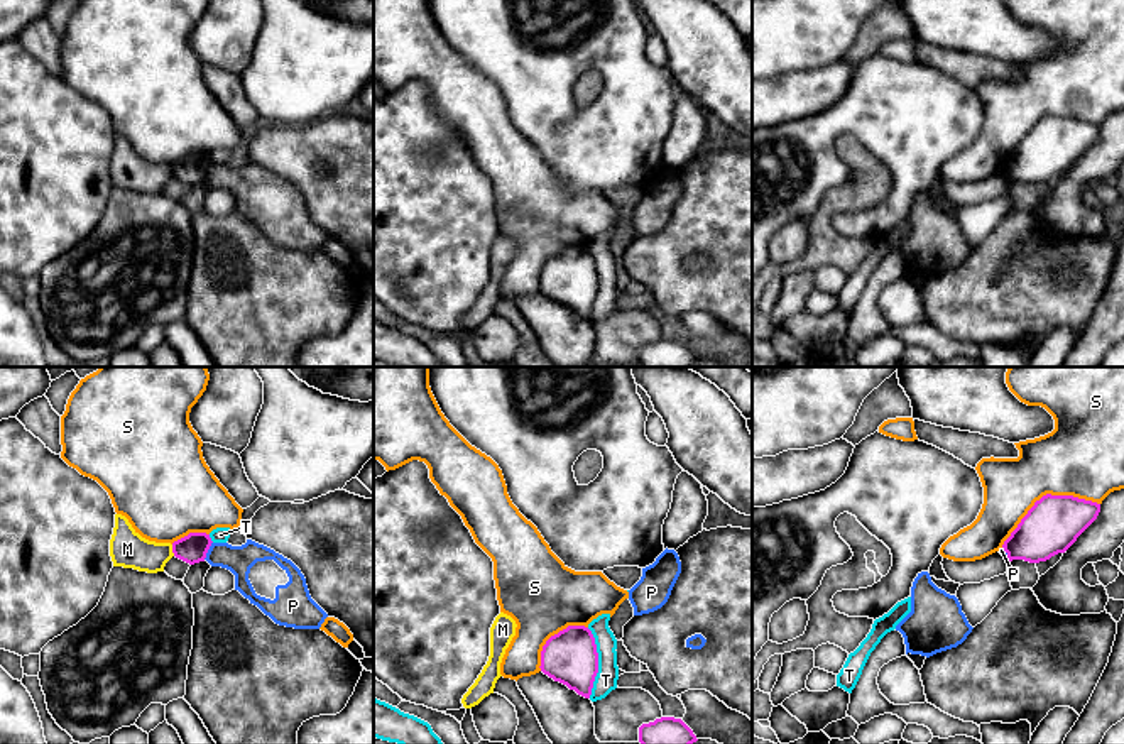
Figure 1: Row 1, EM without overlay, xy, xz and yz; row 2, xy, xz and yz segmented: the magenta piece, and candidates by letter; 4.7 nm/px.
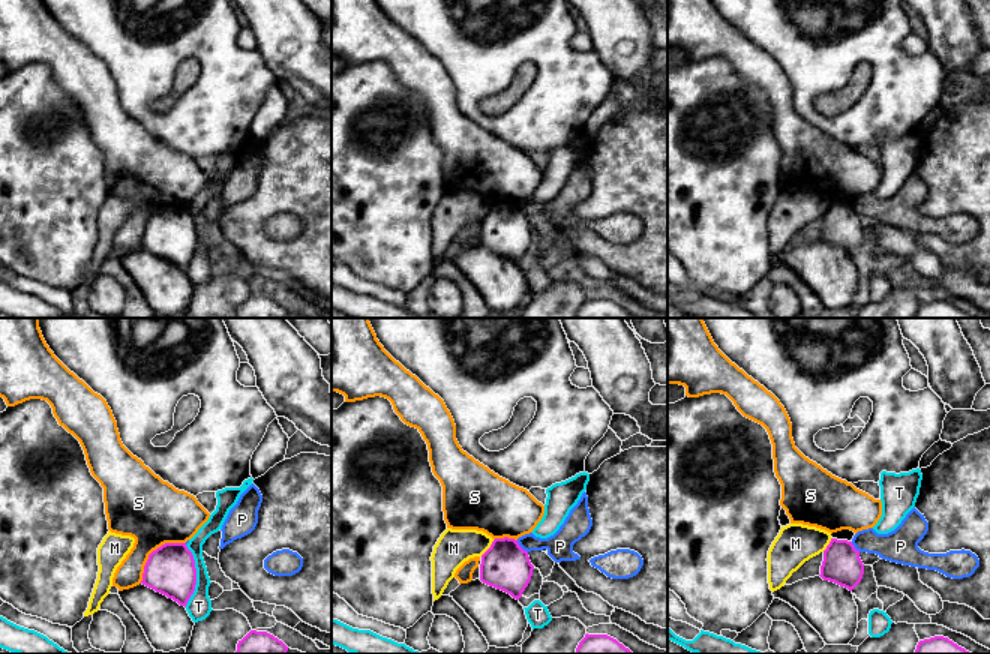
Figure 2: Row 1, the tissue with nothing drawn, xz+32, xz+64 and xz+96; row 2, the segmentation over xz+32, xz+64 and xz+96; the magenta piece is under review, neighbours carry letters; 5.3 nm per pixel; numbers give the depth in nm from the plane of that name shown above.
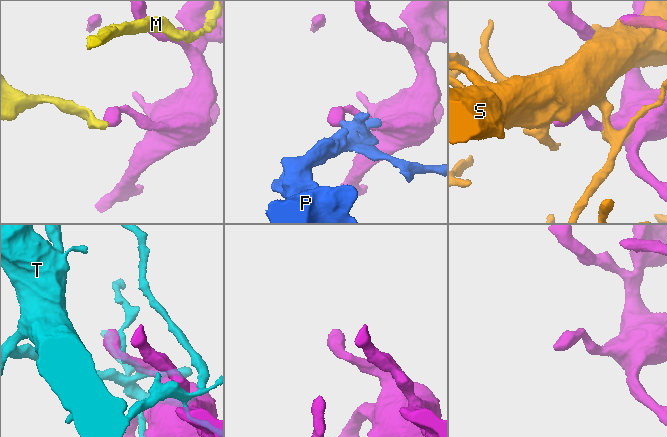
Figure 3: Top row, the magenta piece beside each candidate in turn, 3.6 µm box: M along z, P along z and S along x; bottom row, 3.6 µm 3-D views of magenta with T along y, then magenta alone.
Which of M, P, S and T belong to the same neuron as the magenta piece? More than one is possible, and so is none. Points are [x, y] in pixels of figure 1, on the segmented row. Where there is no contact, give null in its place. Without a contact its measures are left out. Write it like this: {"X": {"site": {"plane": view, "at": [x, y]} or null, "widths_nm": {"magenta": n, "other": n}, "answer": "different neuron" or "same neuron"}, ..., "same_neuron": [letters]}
{"M": {"site": {"plane": "xy", "at": [173, 550]}, "widths_nm": {"magenta": 140, "other": 180}, "answer": "different neuron"}, "P": {"site": {"plane": "xy", "at": [208, 548]}, "widths_nm": {"magenta": 140, "other": 140}, "answer": "different neuron"}, "S": {"site": {"plane": "yz", "at": [1047, 494]}, "widths_nm": {"magenta": 260, "other": 380}, "answer": "different neuron"}, "T": {"site": {"plane": "xz", "at": [597, 663]}, "widths_nm": {"magenta": 260, "other": 110}, "answer": "different neuron"}, "same_neuron": []}

